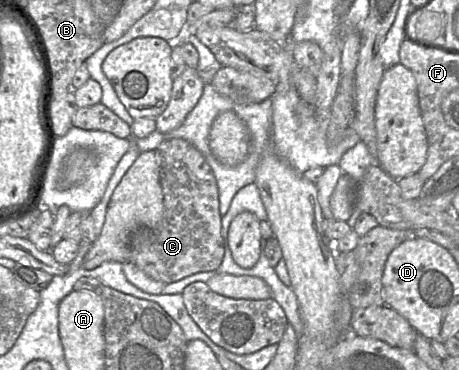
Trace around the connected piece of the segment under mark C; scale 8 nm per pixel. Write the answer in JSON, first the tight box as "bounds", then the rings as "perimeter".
{"bounds":[130,139,224,284],"perimeter":[[[184,139],[166,140],[157,148],[157,151],[160,155],[160,183],[163,190],[163,217],[159,227],[139,228],[131,233],[130,262],[133,262],[140,270],[142,270],[150,278],[156,281],[163,282],[164,284],[169,284],[196,273],[214,271],[220,266],[224,256],[224,244],[221,235],[222,216],[220,215],[219,210],[219,195],[217,182],[210,166],[206,162],[202,153]]]}

